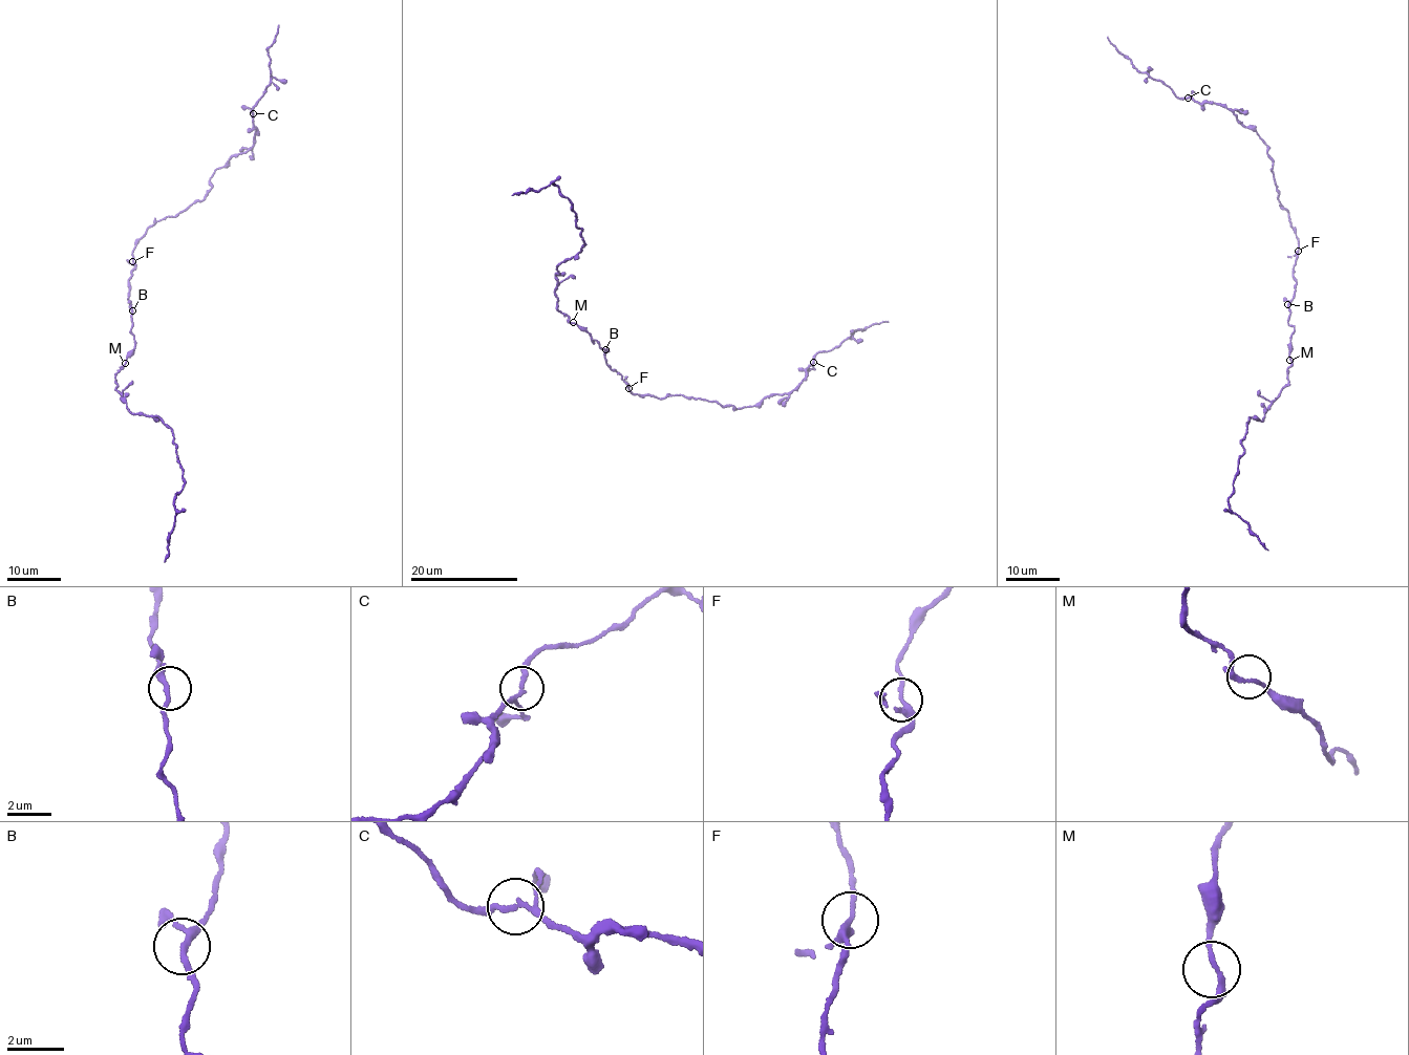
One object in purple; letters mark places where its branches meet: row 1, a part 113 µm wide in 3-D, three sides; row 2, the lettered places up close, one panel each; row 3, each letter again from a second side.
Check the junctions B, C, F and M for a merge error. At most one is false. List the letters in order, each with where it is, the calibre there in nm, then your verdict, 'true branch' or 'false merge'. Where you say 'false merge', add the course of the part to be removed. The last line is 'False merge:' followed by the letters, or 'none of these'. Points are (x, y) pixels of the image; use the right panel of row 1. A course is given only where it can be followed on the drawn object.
B: at (1287, 304); 160 nm thick; true branch
C: at (1188, 98); 180 nm thick; true branch
F: at (1298, 251); 180 nm thick; true branch
M: at (1289, 360); 190 nm thick; true branch
False merge: none of these

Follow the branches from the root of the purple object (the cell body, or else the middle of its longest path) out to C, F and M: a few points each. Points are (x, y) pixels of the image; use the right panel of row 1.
C: (1294, 292), (1298, 239), (1277, 197), (1266, 145), (1225, 107), (1189, 98)
F: (1294, 292), (1297, 280), (1293, 271), (1298, 251)
M: (1294, 292), (1288, 304), (1288, 323), (1295, 327), (1289, 360)

